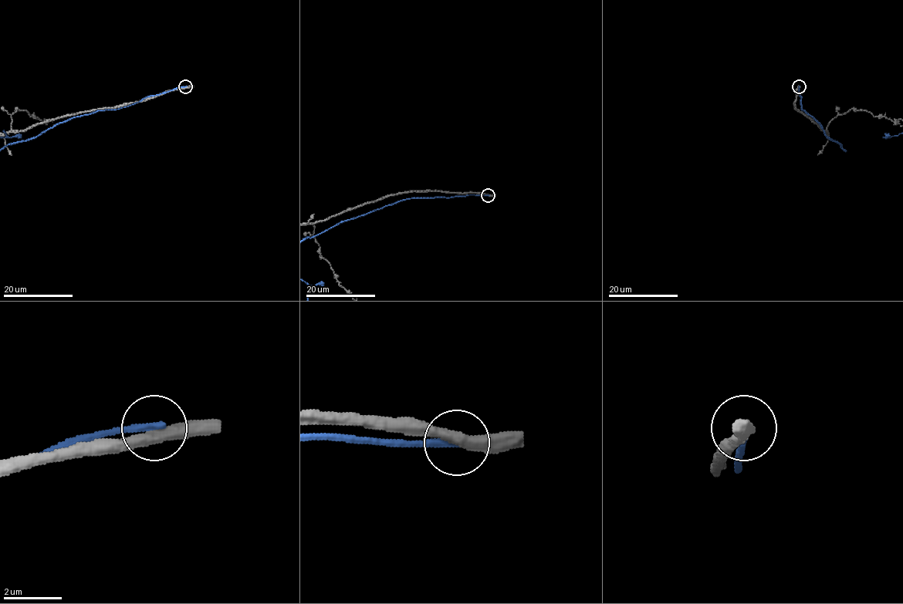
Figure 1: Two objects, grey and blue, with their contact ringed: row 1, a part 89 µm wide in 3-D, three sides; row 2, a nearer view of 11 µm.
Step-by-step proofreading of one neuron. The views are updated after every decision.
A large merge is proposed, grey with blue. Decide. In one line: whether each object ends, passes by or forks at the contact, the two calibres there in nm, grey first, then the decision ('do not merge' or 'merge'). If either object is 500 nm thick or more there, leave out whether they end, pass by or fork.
grey passes by; blue ends there; 400 nm thick on the grey side, 320 nm on the other; do not merge

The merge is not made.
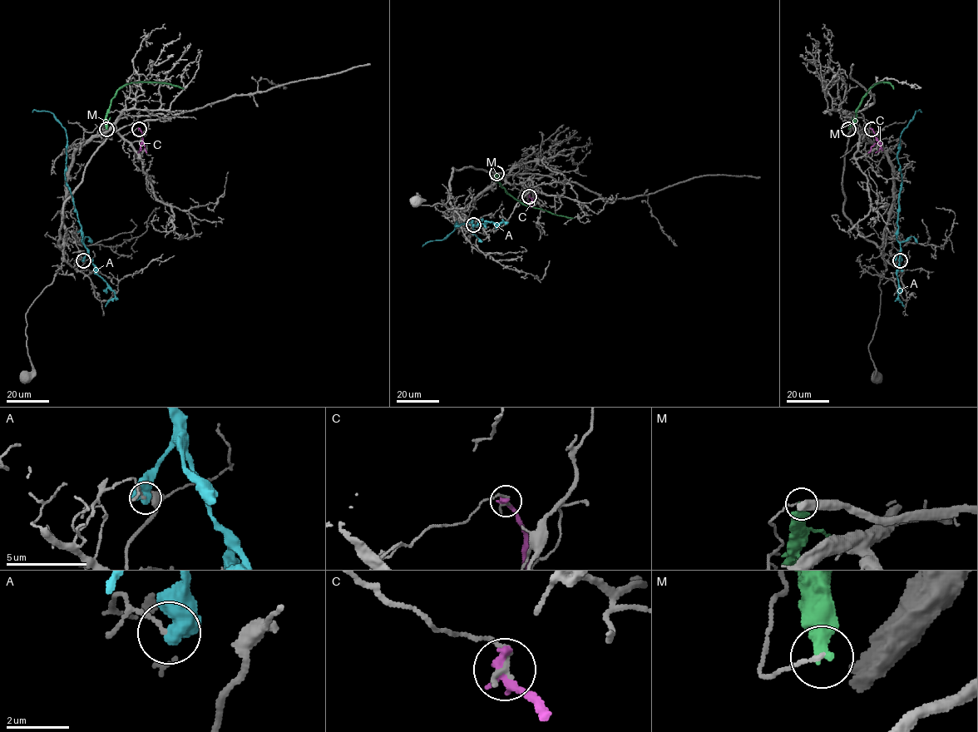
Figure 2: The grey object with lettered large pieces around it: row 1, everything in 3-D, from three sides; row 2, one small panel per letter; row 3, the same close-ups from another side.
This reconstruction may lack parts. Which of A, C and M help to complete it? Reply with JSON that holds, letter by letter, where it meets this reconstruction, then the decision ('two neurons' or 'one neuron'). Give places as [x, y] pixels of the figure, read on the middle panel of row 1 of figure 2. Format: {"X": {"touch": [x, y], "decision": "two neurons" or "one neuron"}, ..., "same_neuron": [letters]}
{"A": {"touch": [473, 225], "decision": "two neurons"}, "C": {"touch": [529, 196], "decision": "two neurons"}, "M": {"touch": [496, 173], "decision": "two neurons"}, "same_neuron": []}

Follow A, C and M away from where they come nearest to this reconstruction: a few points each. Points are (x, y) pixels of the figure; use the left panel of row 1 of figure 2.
A: (83, 260), (87, 249), (81, 239), (81, 225), (65, 175), (66, 130), (50, 111), (34, 110), (32, 112)
C: (139, 128), (146, 152)
M: (106, 128), (107, 110), (111, 101), (125, 85), (160, 82), (183, 89)

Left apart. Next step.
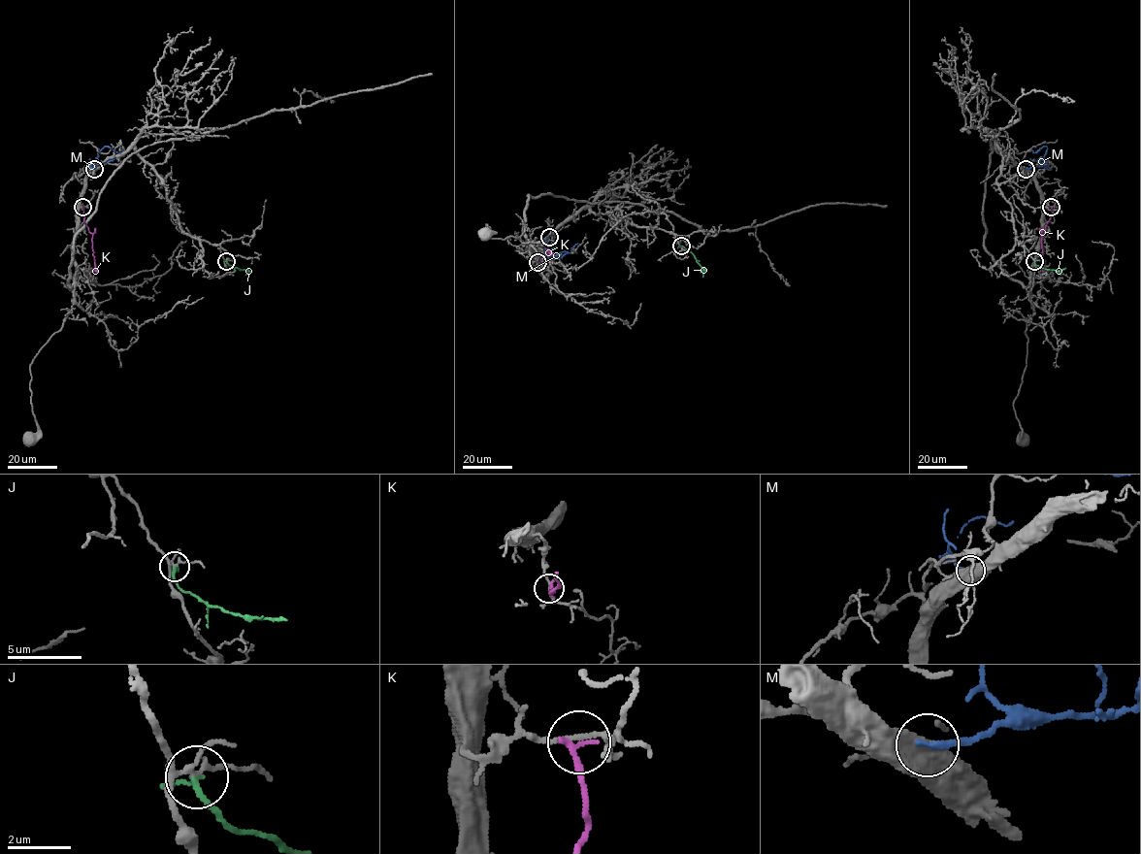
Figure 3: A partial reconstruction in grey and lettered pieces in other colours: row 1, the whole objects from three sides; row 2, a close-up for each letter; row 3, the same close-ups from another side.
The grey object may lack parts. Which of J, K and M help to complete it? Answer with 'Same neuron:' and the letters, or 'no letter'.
Same neuron: no letter

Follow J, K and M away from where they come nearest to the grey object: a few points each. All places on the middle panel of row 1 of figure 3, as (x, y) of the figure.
J: (681, 246), (692, 253), (703, 269), (702, 277)
K: (538, 263), (547, 252), (550, 254), (545, 248)
M: (548, 237), (543, 250), (557, 258), (578, 244)

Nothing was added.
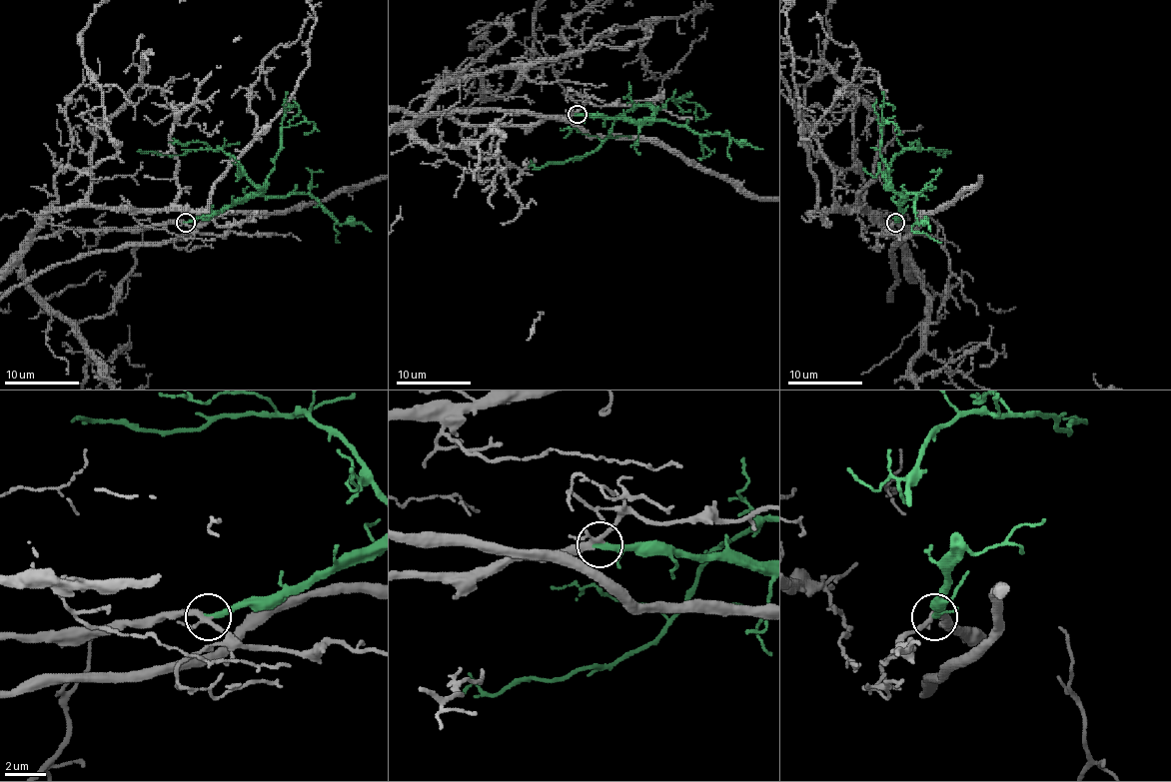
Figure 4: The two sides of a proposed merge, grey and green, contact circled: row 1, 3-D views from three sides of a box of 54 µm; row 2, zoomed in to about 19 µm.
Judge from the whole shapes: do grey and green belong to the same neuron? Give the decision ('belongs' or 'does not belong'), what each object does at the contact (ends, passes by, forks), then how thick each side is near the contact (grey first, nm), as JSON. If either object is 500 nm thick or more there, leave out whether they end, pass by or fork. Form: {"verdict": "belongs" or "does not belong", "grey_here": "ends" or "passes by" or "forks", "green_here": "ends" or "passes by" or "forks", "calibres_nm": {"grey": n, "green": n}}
{"verdict": "belongs", "grey_here": "forks", "green_here": "ends", "calibres_nm": {"grey": 240, "green": 320}}

